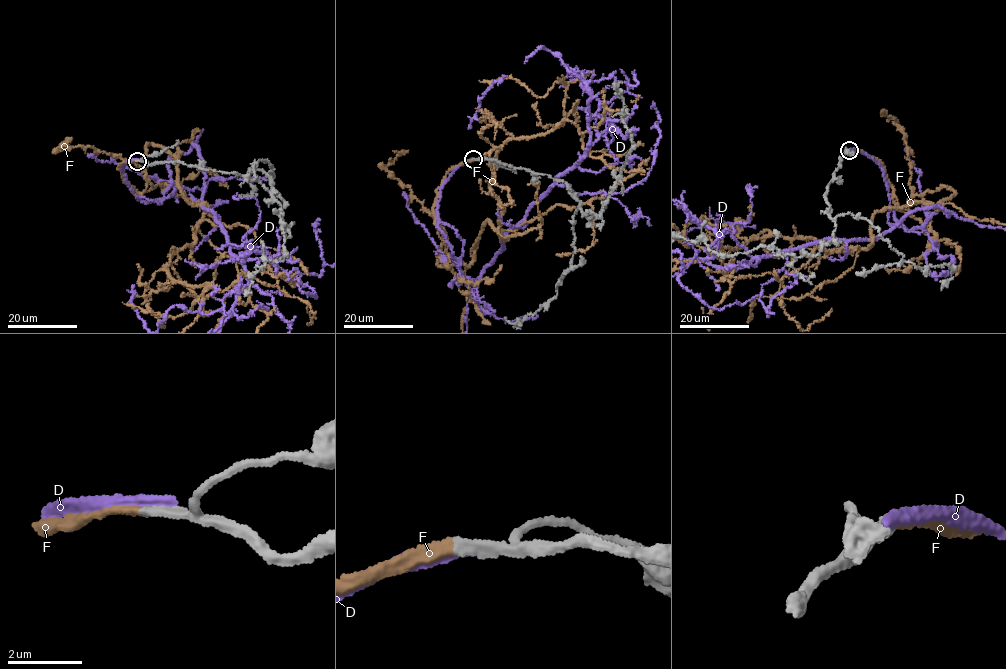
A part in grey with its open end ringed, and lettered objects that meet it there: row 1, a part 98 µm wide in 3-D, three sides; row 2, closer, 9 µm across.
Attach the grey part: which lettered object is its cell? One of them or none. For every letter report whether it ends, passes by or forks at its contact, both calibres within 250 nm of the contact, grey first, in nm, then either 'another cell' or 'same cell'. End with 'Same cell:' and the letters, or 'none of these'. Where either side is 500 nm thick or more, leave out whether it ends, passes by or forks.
D: it ends; calibres 360 and 360 nm; another cell
F: it ends; calibres 280 and 280 nm; same cell
Same cell: F

